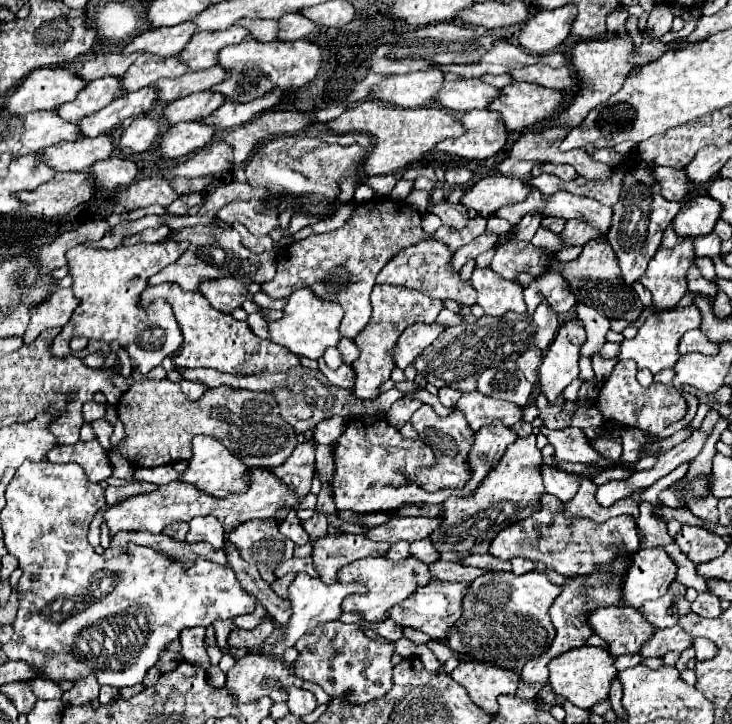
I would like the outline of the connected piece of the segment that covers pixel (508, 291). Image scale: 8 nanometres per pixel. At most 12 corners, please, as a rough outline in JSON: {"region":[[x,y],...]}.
{"region":[[474,268],[470,282],[488,316],[526,312],[522,286]]}

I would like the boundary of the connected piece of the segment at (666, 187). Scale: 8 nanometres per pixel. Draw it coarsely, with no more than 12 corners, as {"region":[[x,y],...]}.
{"region":[[656,166],[666,200],[682,202],[692,192],[686,170]]}

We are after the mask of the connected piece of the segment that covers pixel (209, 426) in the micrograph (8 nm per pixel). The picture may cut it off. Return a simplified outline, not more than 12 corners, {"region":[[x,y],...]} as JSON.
{"region":[[142,378],[118,402],[136,468],[192,456],[198,434],[250,468],[298,444],[272,394]]}

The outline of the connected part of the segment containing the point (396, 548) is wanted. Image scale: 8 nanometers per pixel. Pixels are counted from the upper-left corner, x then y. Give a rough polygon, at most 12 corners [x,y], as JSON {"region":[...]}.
{"region":[[396,542],[388,554],[392,560],[404,560],[410,556],[408,542]]}

